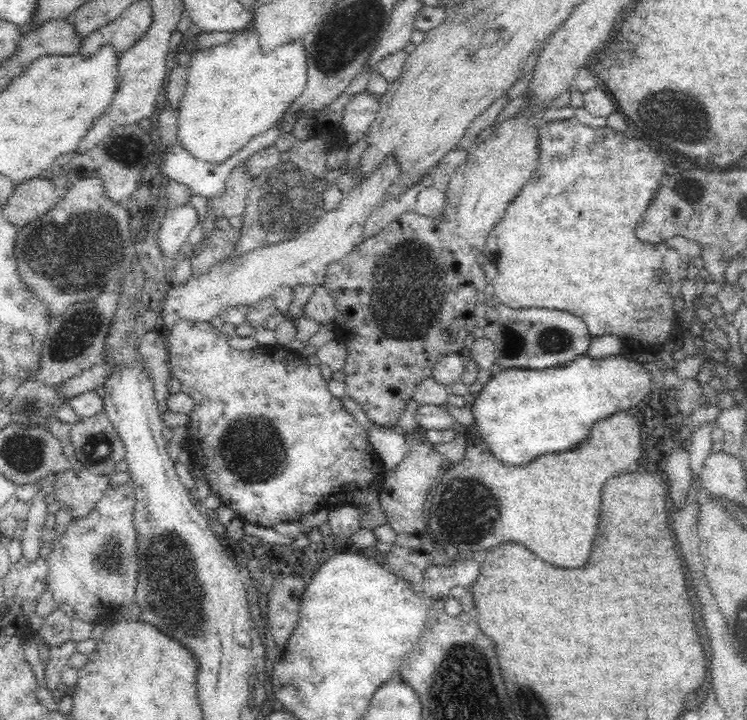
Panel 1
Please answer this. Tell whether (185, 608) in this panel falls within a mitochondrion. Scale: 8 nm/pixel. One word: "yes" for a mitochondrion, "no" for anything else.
yes

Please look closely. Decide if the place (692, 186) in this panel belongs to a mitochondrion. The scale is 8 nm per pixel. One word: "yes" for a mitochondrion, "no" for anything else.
yes

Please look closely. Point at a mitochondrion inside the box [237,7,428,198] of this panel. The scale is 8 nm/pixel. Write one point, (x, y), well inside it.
(340, 42)

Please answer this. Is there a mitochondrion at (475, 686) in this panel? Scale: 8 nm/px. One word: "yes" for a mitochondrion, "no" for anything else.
yes

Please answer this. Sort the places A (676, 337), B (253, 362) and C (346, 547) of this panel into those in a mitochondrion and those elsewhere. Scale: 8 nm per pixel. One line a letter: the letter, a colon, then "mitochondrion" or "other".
A: other
B: other
C: other

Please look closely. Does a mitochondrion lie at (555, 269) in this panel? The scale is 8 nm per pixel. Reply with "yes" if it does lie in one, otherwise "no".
no

